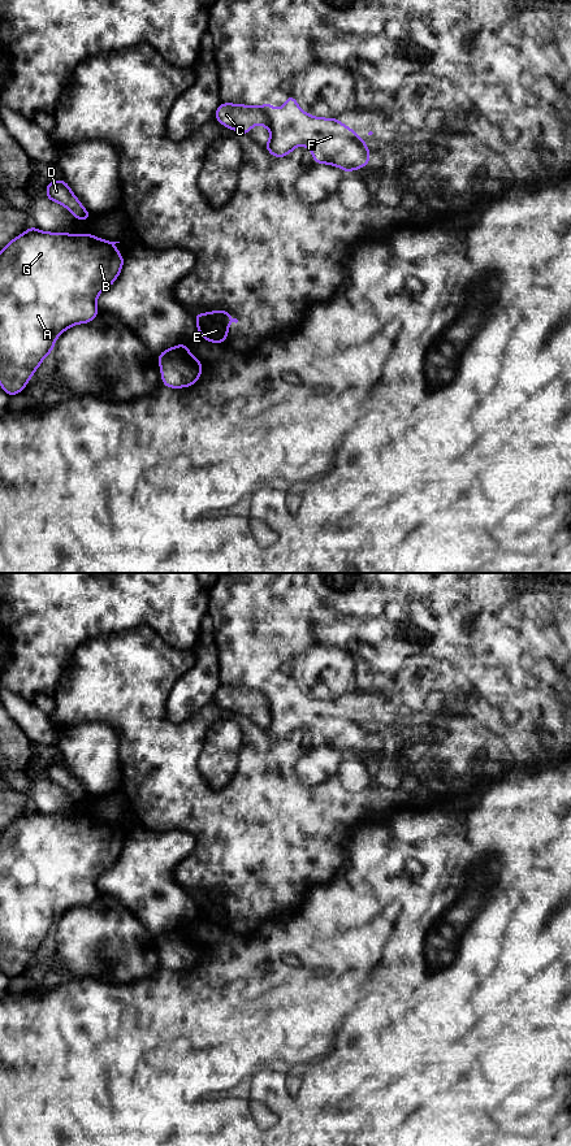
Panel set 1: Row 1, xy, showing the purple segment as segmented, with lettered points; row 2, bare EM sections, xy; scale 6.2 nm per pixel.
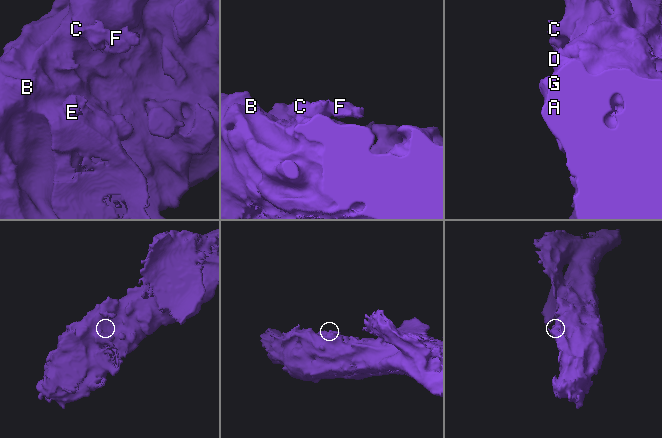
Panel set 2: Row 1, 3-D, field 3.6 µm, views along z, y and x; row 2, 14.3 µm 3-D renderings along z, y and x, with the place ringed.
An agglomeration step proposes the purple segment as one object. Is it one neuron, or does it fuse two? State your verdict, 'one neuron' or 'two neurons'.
two neurons

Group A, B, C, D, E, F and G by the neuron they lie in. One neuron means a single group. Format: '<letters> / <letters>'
A B C D E G / F

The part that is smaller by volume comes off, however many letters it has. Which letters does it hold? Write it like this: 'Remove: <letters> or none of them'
Remove: F

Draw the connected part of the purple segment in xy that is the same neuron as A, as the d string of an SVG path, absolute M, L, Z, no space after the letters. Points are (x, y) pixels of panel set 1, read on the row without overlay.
M31 808L0 833L0 968L8 978L25 971L62 913L96 899L99 876L113 867L124 848L116 825L120 824L107 824L92 816L44 815Z

